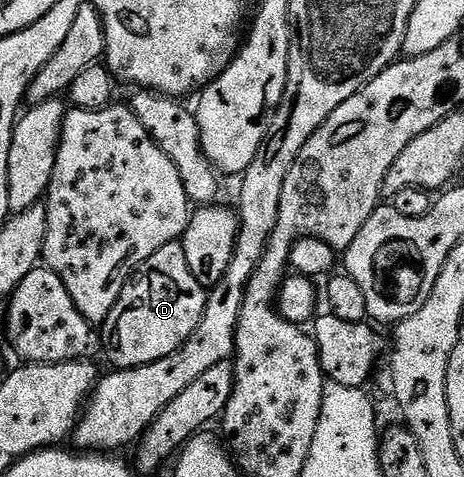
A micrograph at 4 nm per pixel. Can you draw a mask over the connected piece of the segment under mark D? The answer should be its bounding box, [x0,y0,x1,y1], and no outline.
[101,241,208,369]

